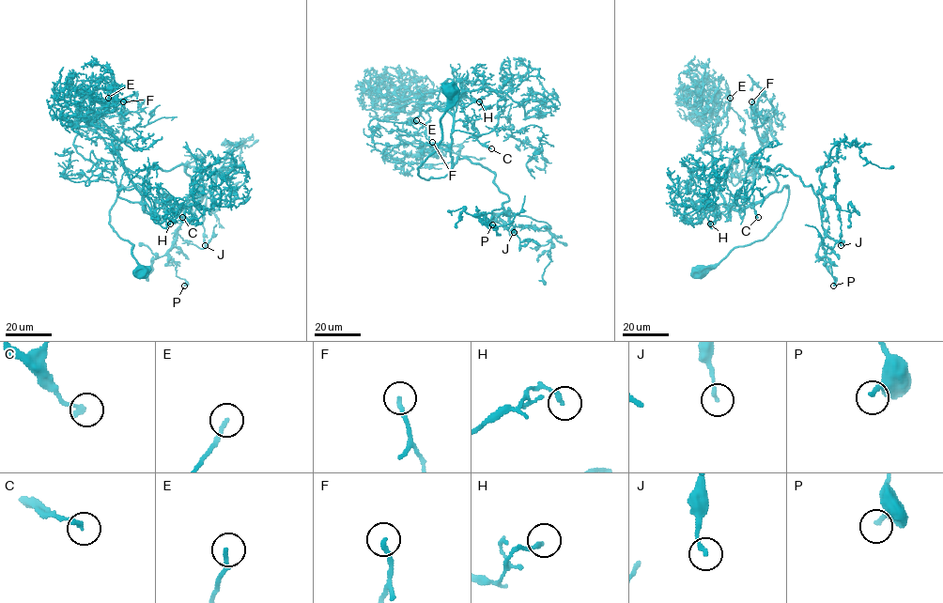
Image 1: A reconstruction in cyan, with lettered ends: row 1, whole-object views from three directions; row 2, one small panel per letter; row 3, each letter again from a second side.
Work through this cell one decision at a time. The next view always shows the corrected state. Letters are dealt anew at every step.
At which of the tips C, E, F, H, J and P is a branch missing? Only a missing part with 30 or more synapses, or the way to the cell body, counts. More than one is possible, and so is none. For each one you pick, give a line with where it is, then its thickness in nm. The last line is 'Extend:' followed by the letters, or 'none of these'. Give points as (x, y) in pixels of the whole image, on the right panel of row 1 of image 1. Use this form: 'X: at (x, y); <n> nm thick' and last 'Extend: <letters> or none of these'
E: at (730, 98); 190 nm thick
F: at (751, 101); 200 nm thick
Extend: E, F

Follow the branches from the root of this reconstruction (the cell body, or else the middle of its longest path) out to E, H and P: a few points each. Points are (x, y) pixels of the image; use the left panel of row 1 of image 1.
E: (141, 271), (133, 245), (109, 223), (121, 185), (137, 185), (145, 203), (100, 119), (108, 98)
H: (141, 271), (133, 245), (109, 223), (119, 187), (137, 185), (143, 208), (146, 204), (162, 227), (170, 224)
P: (141, 271), (110, 209), (121, 185), (143, 192), (152, 167), (185, 164), (200, 185), (168, 252), (184, 286)

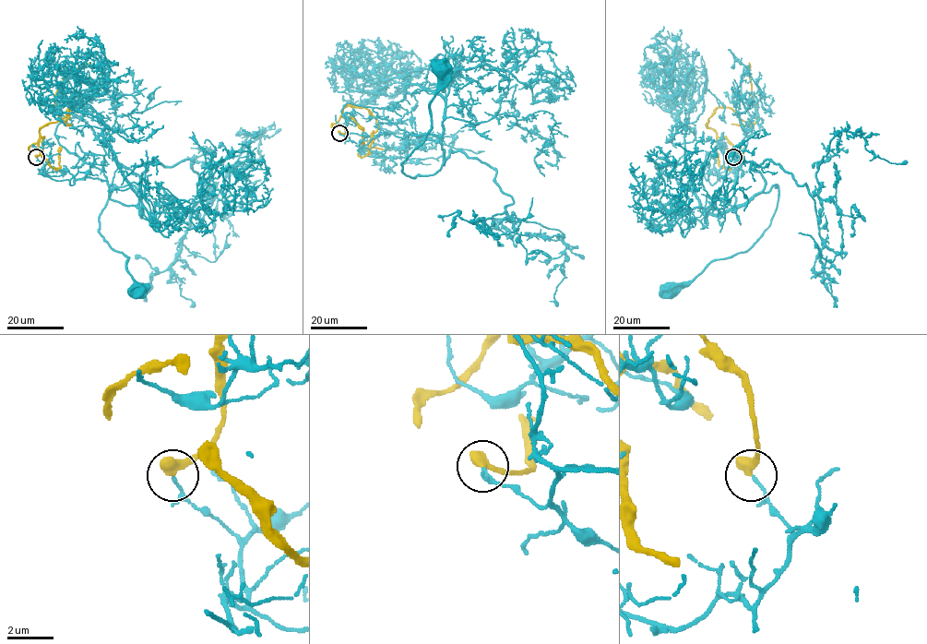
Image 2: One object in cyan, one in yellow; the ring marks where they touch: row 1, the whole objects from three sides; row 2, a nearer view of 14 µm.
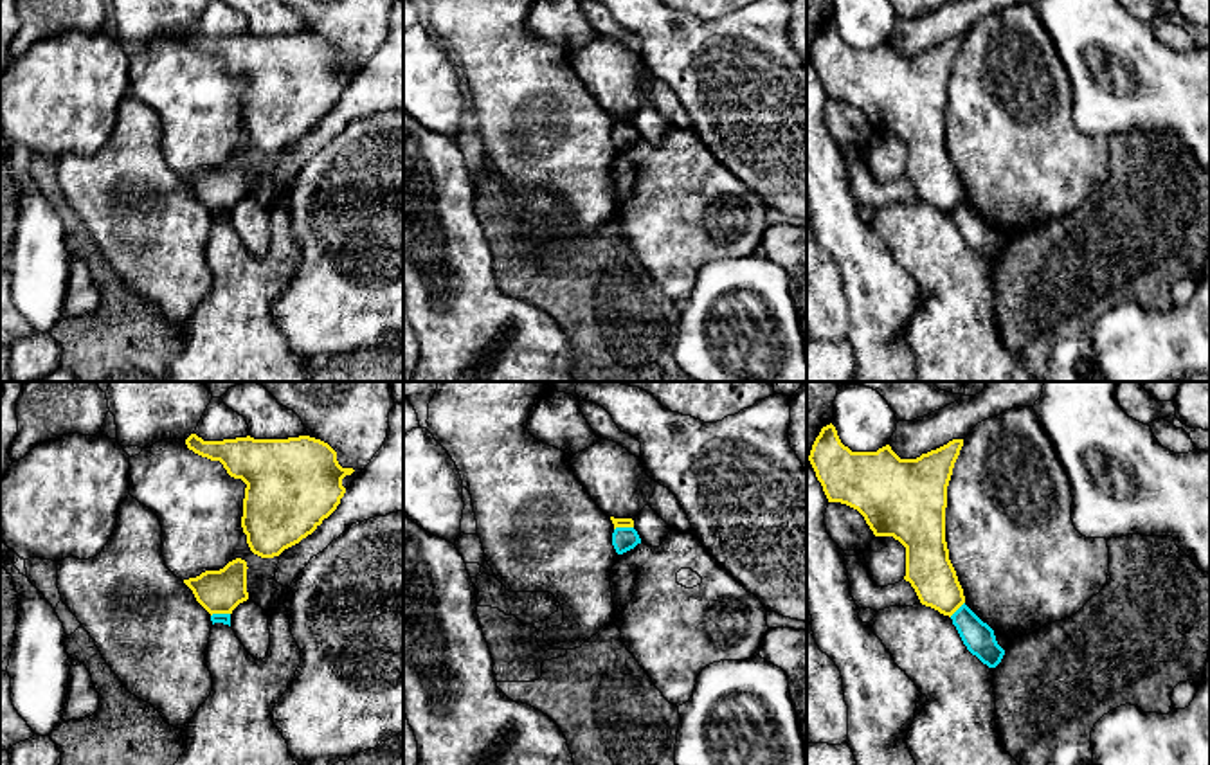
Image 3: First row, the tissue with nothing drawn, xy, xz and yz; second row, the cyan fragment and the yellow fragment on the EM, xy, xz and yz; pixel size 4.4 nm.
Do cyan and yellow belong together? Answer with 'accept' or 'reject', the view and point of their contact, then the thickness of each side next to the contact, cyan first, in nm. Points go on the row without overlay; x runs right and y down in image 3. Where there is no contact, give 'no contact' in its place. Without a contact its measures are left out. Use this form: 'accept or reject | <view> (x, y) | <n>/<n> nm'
reject | xz (623, 125) | 110/50 nm

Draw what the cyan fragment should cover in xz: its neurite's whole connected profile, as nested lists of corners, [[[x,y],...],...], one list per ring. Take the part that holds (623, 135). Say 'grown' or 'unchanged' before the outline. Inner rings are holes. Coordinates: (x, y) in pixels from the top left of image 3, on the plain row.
unchanged | [[[616,124],[612,130],[612,142],[618,151],[623,151],[641,140],[641,135],[634,124]]]

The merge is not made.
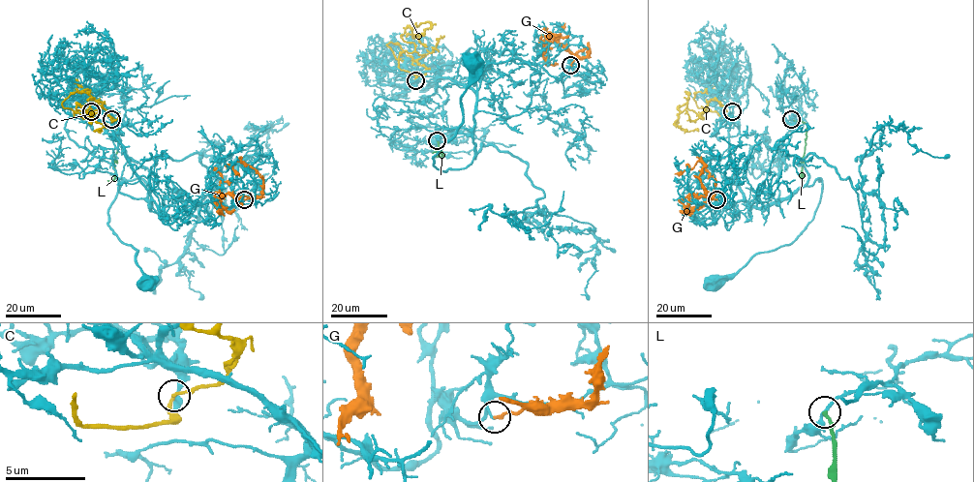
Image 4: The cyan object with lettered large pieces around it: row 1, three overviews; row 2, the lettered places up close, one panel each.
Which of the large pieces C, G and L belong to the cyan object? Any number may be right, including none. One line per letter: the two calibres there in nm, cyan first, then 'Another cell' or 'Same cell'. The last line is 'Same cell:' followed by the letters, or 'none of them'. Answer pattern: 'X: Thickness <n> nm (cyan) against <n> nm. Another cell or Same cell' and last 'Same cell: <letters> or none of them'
C: Thickness 280 nm (cyan) against 190 nm. Another cell
G: Thickness 130 nm (cyan) against 170 nm. Another cell
L: Thickness 160 nm (cyan) against 200 nm. Another cell
Same cell: none of them

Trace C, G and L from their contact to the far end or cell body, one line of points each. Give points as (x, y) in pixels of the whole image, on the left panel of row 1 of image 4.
C: (91, 111), (74, 112), (90, 118), (76, 108), (79, 105), (106, 125), (94, 131), (102, 131)
G: (244, 199), (250, 198), (226, 194), (220, 203), (228, 212), (222, 210), (217, 201), (222, 175), (211, 167)
L: (111, 119), (118, 132), (118, 150), (115, 178), (107, 180)

